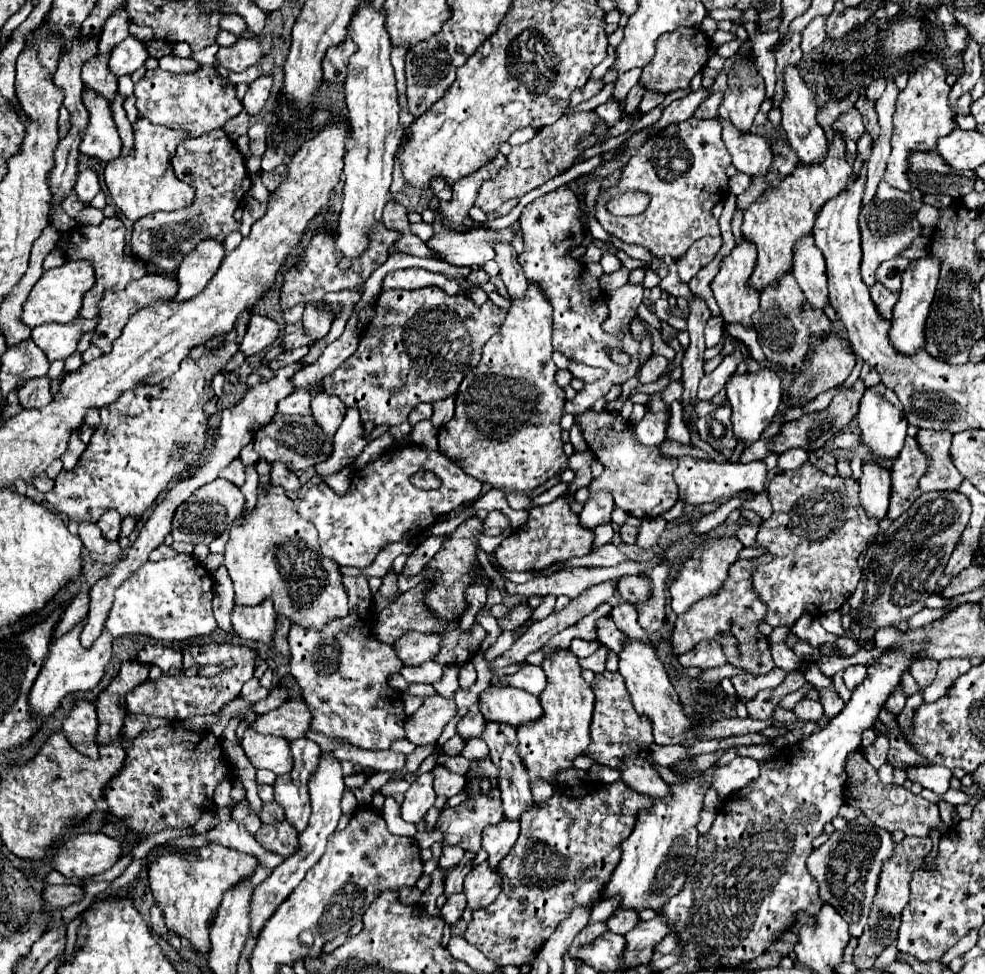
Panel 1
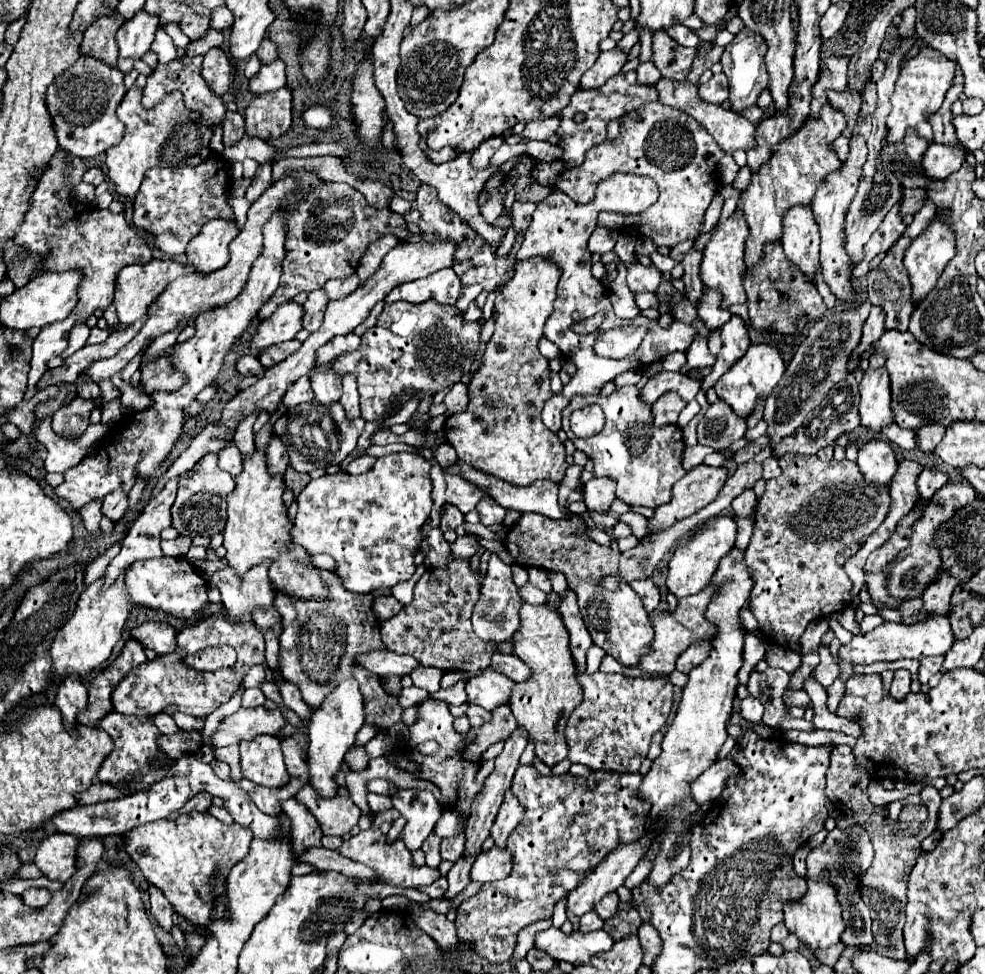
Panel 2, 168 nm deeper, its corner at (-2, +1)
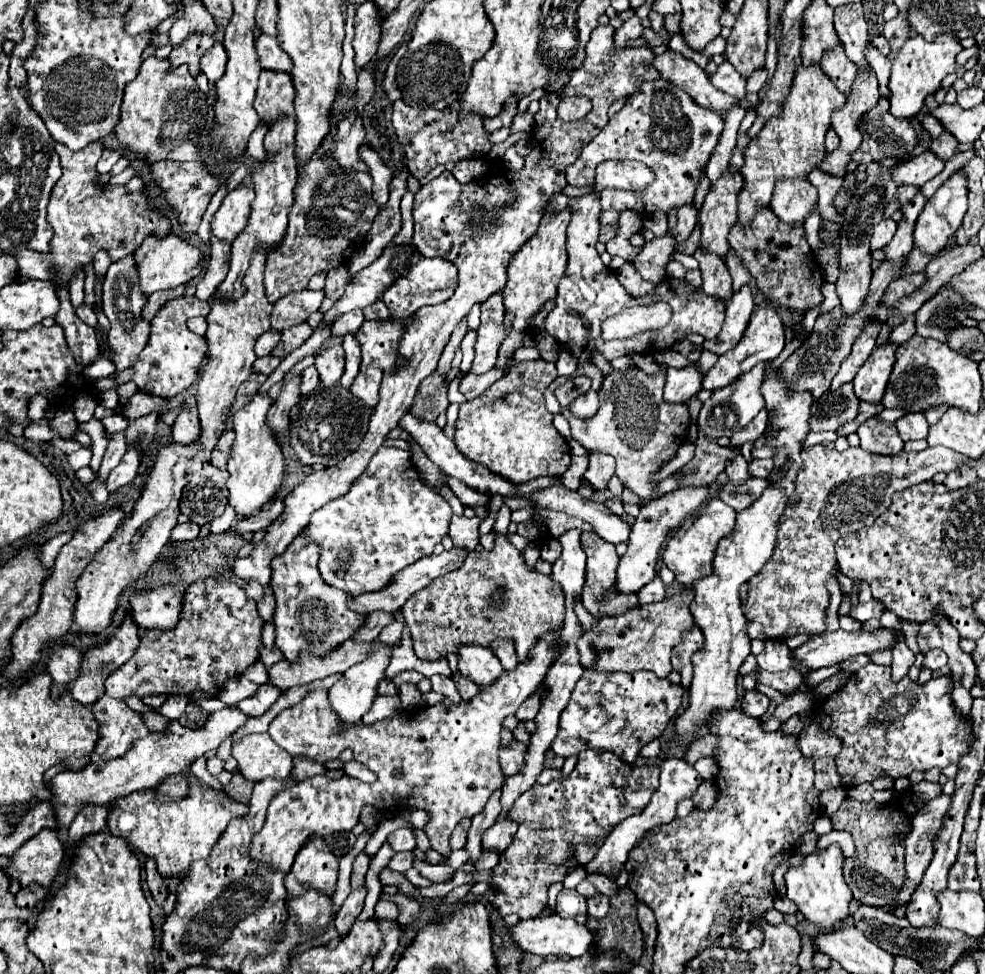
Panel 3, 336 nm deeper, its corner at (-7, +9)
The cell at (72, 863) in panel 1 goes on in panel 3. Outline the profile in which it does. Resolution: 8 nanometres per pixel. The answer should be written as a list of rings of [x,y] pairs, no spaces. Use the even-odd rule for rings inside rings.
[[[43,829],[21,849],[17,849],[7,875],[17,879],[21,887],[39,883],[49,889],[65,855],[65,843],[59,839],[59,835],[53,829]]]

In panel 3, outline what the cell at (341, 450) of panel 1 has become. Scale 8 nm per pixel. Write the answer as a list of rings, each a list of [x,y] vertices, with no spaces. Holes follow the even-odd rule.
[[[345,335],[343,339],[343,349],[345,349],[345,373],[341,377],[341,385],[345,389],[349,389],[349,385],[353,385],[353,379],[359,373],[359,365],[361,365],[361,349],[359,343],[355,341],[353,335]]]

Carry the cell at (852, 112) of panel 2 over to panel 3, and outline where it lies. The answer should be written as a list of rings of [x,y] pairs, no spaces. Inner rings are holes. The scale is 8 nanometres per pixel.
[[[841,47],[827,51],[823,55],[821,69],[837,85],[837,89],[841,89],[841,93],[845,93],[845,95],[851,93],[853,81],[857,79],[857,65],[847,59],[847,55]]]

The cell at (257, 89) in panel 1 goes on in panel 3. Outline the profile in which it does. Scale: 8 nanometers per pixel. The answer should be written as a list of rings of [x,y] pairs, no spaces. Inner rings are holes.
[[[259,35],[257,41],[255,41],[255,47],[257,47],[257,55],[259,55],[259,65],[261,65],[261,69],[291,73],[293,61],[291,61],[291,57],[281,49],[277,37]]]

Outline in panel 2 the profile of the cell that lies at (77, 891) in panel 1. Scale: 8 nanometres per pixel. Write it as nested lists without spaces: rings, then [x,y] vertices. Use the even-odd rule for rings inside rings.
[[[28,889],[28,891],[24,891],[22,901],[24,901],[28,907],[40,907],[40,905],[46,905],[48,897],[52,897],[48,889]]]

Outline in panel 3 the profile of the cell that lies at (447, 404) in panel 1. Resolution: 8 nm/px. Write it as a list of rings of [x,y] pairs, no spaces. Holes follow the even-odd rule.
[[[491,369],[491,371],[487,371],[487,373],[483,373],[483,375],[467,373],[467,375],[463,377],[459,389],[461,389],[461,393],[465,395],[465,399],[471,401],[471,399],[479,397],[491,383],[495,383],[495,381],[501,379],[501,377],[503,377],[503,371],[501,371],[501,369]]]

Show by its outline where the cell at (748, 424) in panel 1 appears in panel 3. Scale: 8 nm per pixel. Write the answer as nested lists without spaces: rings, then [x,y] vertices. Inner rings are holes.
[[[755,307],[753,311],[753,317],[749,321],[749,327],[743,335],[743,339],[739,341],[737,347],[733,347],[731,351],[723,353],[719,357],[719,361],[715,363],[715,367],[705,375],[703,379],[703,389],[721,389],[733,381],[737,381],[737,377],[743,373],[743,371],[749,371],[753,369],[757,363],[767,363],[771,359],[775,359],[785,347],[785,329],[783,329],[783,323],[779,319],[779,315],[775,313],[773,307]]]

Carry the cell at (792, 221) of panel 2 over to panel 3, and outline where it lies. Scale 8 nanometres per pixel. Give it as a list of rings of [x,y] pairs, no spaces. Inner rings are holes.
[[[781,179],[775,185],[771,209],[781,221],[797,227],[815,211],[817,197],[817,189],[809,181]]]

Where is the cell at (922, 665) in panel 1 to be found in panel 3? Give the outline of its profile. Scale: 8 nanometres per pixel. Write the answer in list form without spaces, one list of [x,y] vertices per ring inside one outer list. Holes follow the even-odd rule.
[[[933,649],[929,653],[925,653],[925,661],[923,661],[925,667],[929,667],[931,671],[937,671],[941,667],[947,665],[947,655],[941,651],[941,649]]]

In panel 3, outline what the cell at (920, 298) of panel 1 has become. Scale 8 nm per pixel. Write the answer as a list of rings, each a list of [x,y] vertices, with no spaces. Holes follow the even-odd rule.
[[[957,171],[937,189],[937,193],[927,201],[923,213],[919,215],[913,233],[915,247],[921,249],[921,253],[925,255],[941,253],[949,245],[955,231],[961,227],[965,211],[967,211],[967,177],[961,171]]]

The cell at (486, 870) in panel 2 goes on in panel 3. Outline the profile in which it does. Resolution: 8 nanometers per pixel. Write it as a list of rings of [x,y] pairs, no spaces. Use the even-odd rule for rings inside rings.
[[[503,819],[483,833],[483,849],[501,855],[513,843],[515,833],[517,833],[517,823]]]

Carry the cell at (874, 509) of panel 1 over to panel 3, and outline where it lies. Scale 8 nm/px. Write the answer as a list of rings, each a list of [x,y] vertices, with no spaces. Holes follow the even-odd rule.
[[[875,417],[867,419],[857,429],[857,435],[861,437],[861,449],[865,449],[867,453],[895,455],[895,453],[901,453],[901,449],[903,449],[903,441],[901,441],[895,425],[879,421]]]

